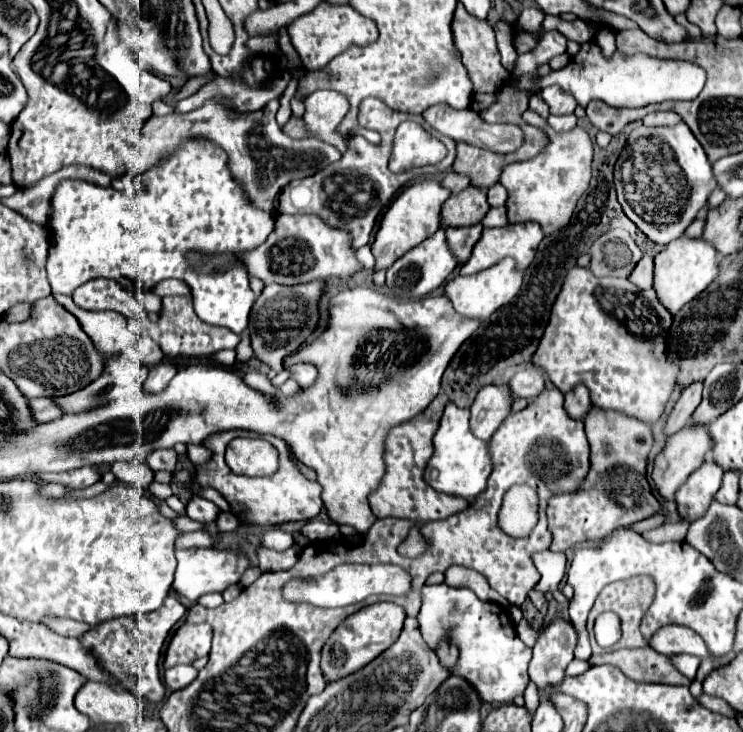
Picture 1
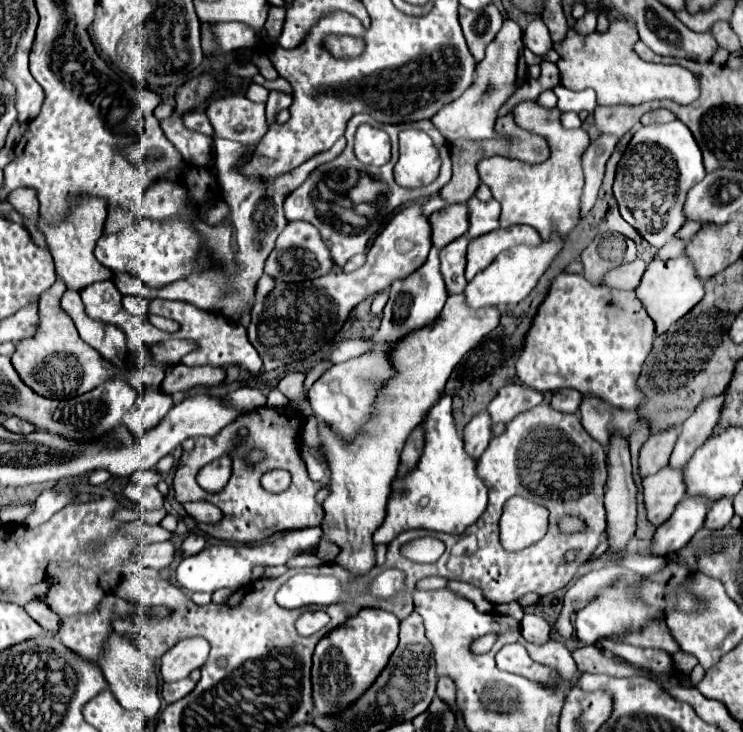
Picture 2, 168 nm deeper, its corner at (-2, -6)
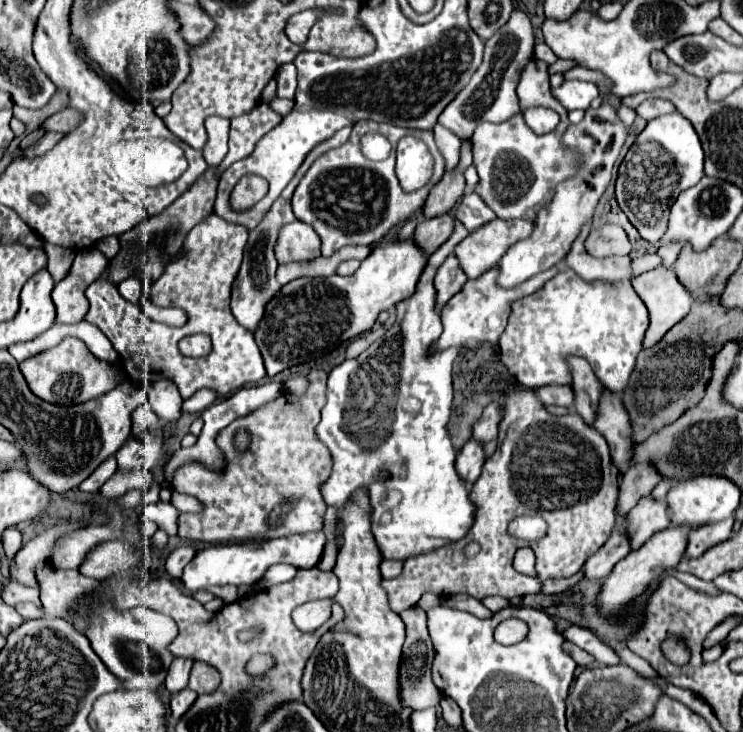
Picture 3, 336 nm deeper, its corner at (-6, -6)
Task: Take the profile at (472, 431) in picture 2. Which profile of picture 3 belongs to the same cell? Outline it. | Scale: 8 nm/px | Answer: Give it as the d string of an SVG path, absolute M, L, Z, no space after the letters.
M470 439L458 453L456 459L456 471L458 475L462 475L466 479L466 483L474 483L480 477L482 465L486 461L486 453L484 453L484 445L476 443L474 439Z

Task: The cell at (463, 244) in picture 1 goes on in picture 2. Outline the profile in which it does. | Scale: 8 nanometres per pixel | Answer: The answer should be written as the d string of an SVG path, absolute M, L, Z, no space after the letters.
M468 237L454 239L440 251L440 273L444 277L448 293L462 293L466 287L464 267L466 267L466 247Z

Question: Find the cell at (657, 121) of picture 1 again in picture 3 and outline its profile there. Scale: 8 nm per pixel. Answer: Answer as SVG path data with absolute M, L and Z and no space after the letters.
M648 99L648 101L640 103L638 109L636 109L636 113L638 113L642 119L646 119L646 121L656 119L656 117L660 117L660 115L674 113L674 111L676 111L676 107L674 107L670 101L664 101L664 99Z

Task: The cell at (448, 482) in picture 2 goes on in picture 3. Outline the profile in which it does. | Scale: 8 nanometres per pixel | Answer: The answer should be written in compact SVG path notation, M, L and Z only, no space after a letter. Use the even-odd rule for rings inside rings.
M456 221L452 237L430 255L428 265L418 281L416 293L410 299L404 299L394 305L396 321L394 325L376 339L362 355L356 359L348 359L336 365L328 375L328 389L326 389L326 405L322 409L322 421L316 427L318 439L330 449L334 459L332 475L324 481L322 495L328 505L342 509L348 497L362 485L370 491L372 501L372 533L382 551L384 559L400 559L420 555L424 551L432 551L434 547L442 547L446 543L454 543L466 537L472 527L476 505L470 499L470 489L466 481L456 473L456 451L450 439L448 423L452 411L452 363L456 359L456 349L442 351L440 355L430 355L430 345L440 337L442 322L436 310L436 289L434 289L434 275L444 263L444 259L454 251L456 243L460 243L468 235L466 227ZM402 373L402 381L400 381ZM406 403L418 403L416 411L406 411ZM386 469L390 473L388 479L380 479L380 471ZM390 491L398 491L400 503L392 509L384 505L384 499ZM390 515L390 523L382 523L382 517ZM472 515L472 519L470 519Z

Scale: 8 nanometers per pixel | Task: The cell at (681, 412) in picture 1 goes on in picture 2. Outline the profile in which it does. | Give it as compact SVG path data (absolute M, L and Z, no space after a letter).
M668 429L648 437L648 441L642 445L638 455L638 473L642 479L658 473L662 467L668 465L670 453L676 443L676 435L678 435L676 429Z

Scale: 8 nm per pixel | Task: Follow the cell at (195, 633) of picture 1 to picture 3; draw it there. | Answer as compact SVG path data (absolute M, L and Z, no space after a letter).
M176 657L168 669L168 677L166 677L166 689L170 693L180 691L188 685L188 677L190 677L190 669L192 669L194 661L192 659L184 659L184 657Z

